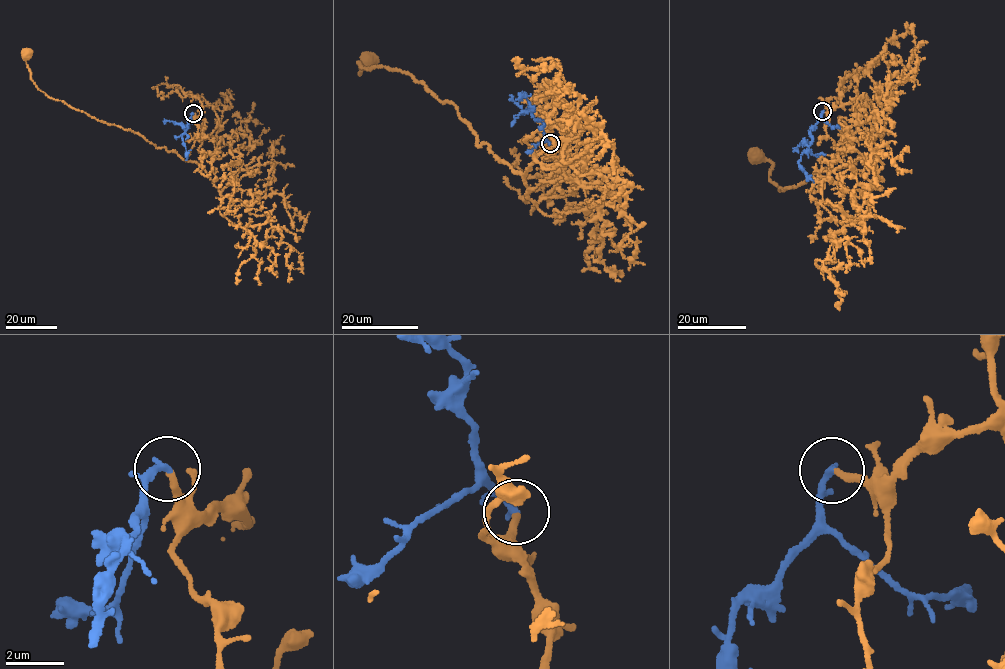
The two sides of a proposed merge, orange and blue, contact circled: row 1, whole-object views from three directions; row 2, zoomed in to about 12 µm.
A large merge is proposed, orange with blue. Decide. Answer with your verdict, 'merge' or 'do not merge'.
merge

